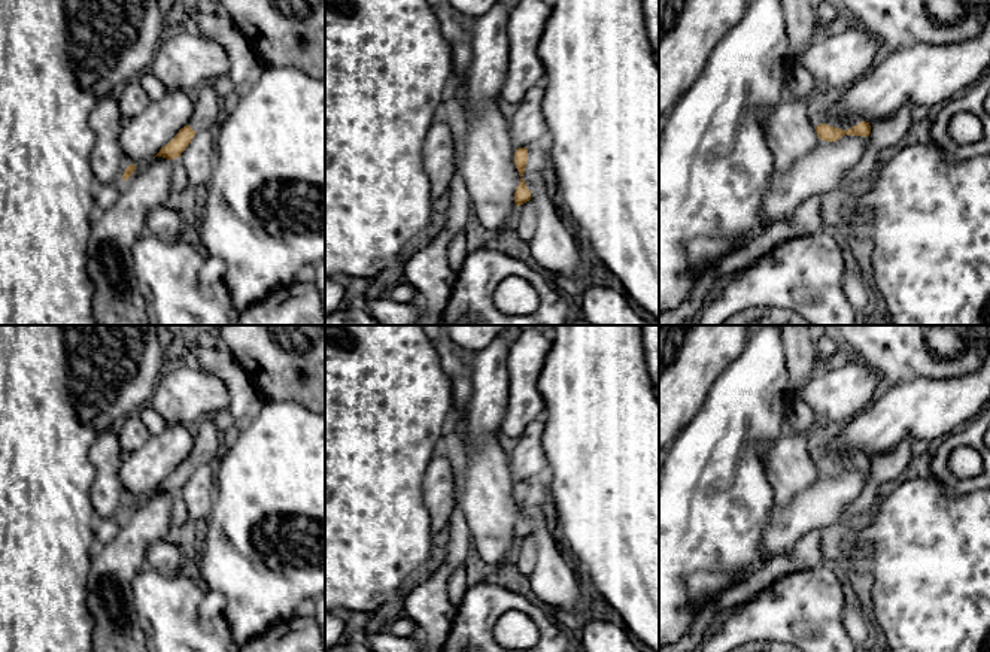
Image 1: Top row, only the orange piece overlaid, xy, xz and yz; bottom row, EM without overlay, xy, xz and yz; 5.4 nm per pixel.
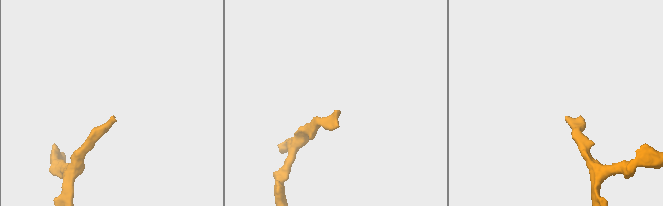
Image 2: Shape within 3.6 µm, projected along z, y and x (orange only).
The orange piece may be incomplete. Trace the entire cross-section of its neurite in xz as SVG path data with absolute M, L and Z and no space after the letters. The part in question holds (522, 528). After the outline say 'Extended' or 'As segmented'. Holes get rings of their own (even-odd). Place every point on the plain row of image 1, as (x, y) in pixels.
M544 477L528 479L514 486L514 500L520 509L520 516L514 527L514 537L520 540L531 534L538 515L550 510L550 491Z. Extended

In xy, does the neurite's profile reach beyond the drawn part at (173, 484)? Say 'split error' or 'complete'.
split error

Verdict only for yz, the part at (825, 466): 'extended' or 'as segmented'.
extended

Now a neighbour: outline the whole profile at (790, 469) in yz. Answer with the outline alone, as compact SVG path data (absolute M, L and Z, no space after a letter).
M786 430L772 443L759 443L759 457L765 464L775 503L787 504L817 482L820 473L810 454L813 442L811 436Z

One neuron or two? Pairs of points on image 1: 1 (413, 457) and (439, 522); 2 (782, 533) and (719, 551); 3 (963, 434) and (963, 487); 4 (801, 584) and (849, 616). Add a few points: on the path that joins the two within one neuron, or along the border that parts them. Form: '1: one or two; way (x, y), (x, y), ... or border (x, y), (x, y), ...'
1: two; border (439, 449), (424, 476), (424, 503), (428, 515)
2: two; border (773, 506), (761, 540), (761, 552), (767, 561)
3: one; way (948, 446), (943, 452), (943, 472), (948, 478)
4: two; border (844, 605), (843, 627), (850, 636)

